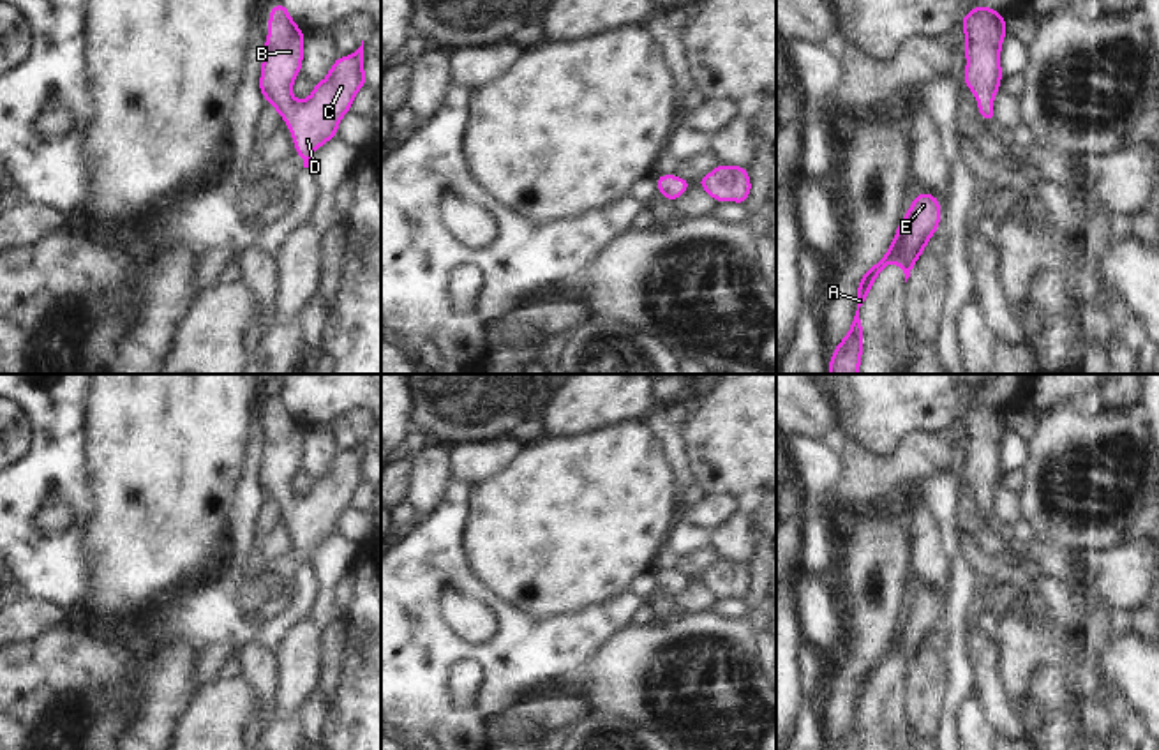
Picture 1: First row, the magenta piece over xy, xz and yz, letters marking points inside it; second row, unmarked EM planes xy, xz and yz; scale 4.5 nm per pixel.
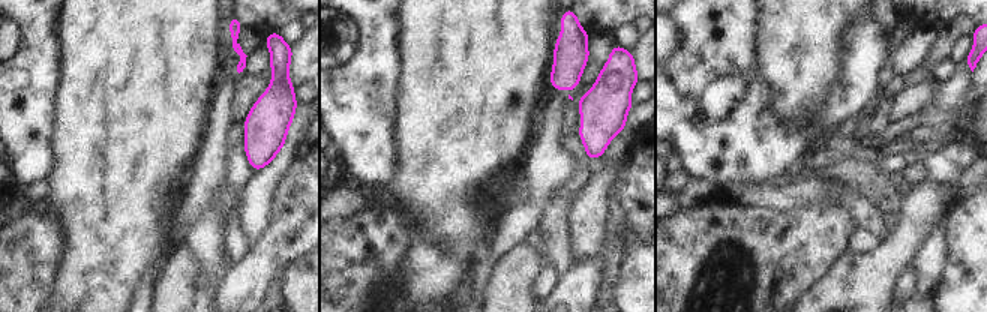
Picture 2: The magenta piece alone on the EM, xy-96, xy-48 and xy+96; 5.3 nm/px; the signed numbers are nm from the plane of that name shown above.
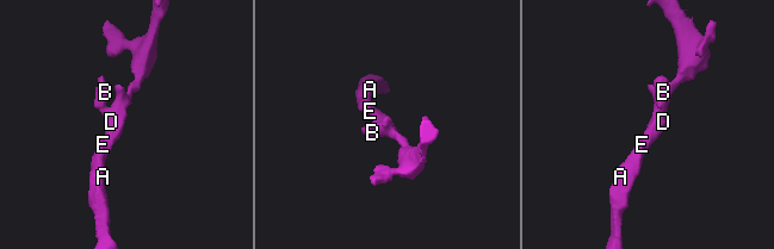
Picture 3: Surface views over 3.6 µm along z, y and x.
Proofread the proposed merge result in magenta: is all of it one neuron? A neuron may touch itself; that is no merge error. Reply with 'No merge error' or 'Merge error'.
No merge error.

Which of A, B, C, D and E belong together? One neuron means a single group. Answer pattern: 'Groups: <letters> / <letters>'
Groups: A B C D E.

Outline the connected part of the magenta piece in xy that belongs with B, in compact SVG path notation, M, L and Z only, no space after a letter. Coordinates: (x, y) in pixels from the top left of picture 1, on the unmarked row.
M282 397L270 402L268 424L258 482L286 517L303 563L310 565L312 549L337 533L339 517L351 506L358 485L369 478L363 469L363 436L353 450L335 454L305 496L296 496L291 491L302 468L305 429Z

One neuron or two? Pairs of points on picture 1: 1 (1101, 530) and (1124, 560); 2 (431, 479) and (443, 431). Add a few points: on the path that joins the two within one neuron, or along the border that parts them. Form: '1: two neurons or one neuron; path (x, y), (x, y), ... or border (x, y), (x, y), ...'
1: two neurons; border (1121, 542), (1106, 549), (1073, 549)
2: two neurons; border (431, 442), (450, 447)

